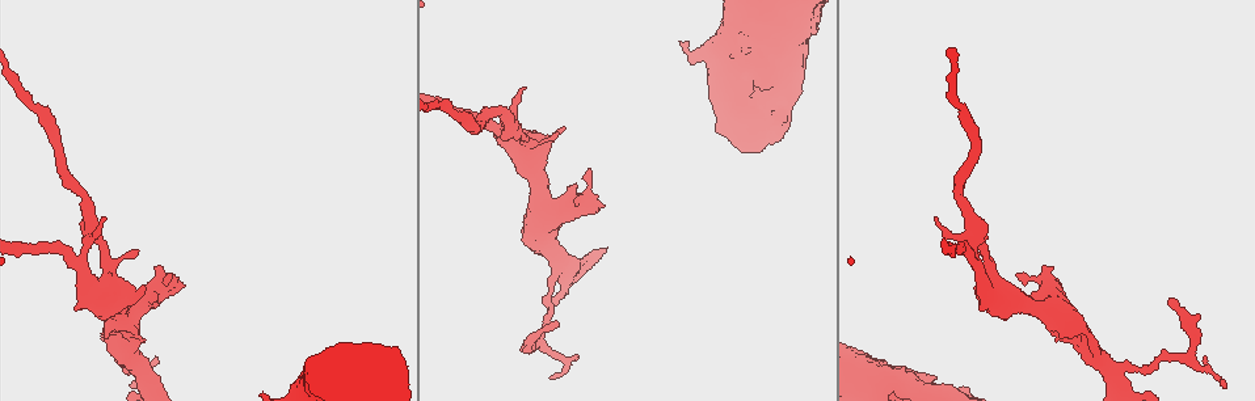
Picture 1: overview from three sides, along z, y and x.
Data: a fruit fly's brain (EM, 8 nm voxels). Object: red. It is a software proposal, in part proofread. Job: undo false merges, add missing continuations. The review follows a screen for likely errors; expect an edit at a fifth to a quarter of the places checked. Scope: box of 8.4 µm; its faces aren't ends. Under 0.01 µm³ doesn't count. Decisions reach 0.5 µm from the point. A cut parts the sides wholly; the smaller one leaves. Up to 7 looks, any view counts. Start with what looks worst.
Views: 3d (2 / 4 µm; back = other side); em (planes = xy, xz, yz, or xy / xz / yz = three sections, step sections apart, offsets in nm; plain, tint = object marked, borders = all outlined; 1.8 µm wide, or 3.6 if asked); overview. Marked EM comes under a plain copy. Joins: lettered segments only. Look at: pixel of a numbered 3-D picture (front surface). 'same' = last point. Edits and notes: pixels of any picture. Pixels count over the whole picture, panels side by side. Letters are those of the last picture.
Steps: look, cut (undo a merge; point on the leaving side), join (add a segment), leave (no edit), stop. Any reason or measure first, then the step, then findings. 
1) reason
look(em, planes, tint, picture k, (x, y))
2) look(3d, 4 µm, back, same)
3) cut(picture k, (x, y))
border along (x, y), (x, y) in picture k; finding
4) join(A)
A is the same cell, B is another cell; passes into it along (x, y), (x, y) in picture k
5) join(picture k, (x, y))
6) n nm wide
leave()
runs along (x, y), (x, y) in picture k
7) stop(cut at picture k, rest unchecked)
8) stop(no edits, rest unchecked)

tapers out
look(3d, 4 µm, picture 1, (1175, 302))

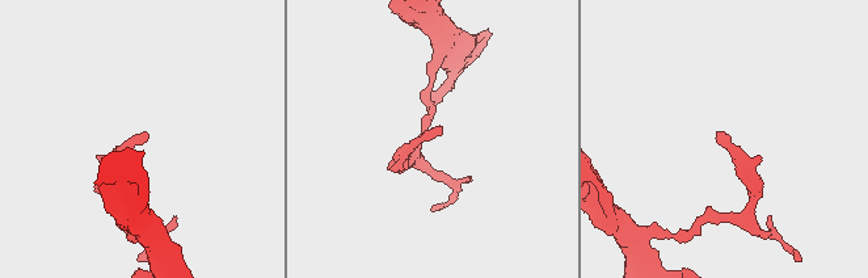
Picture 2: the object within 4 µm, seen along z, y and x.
look(em, yz, step 4, borders, picture 2, (724, 136))

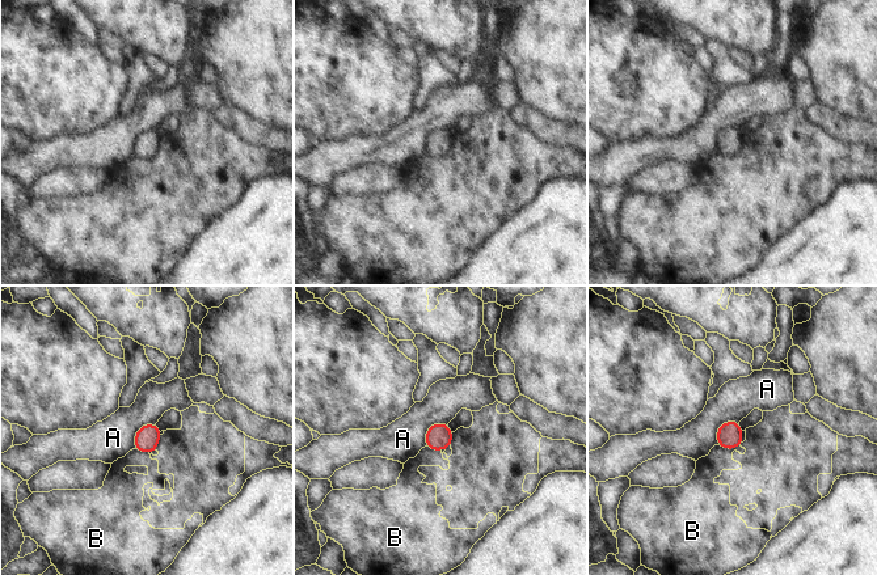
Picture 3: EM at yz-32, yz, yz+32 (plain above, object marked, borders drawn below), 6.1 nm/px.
150 nm wide
leave()
A and B are other cells; border along (447, 423), (433, 423), (425, 445) in picture 3; none of them fits

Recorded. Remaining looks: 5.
an open end
look(em, xy, step 16, borders, picture 1, (1017, 273))

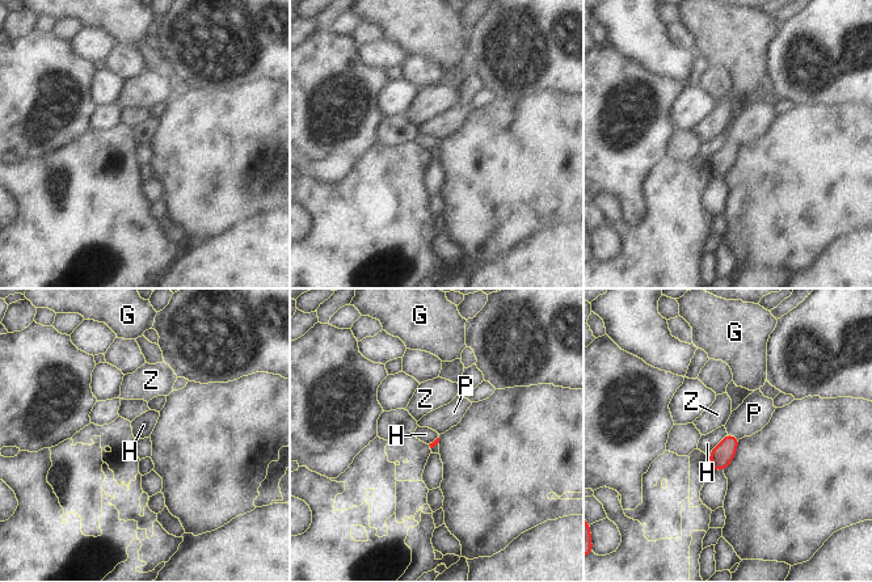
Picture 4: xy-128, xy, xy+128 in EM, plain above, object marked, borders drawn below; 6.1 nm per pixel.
leave()
G, H, P and Z are other cells; border along (727, 433), (708, 455) in picture 4; no lettered segment goes on from it

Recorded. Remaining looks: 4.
free end
look(em, yz, step 16, borders, picture 1, (130, 384))

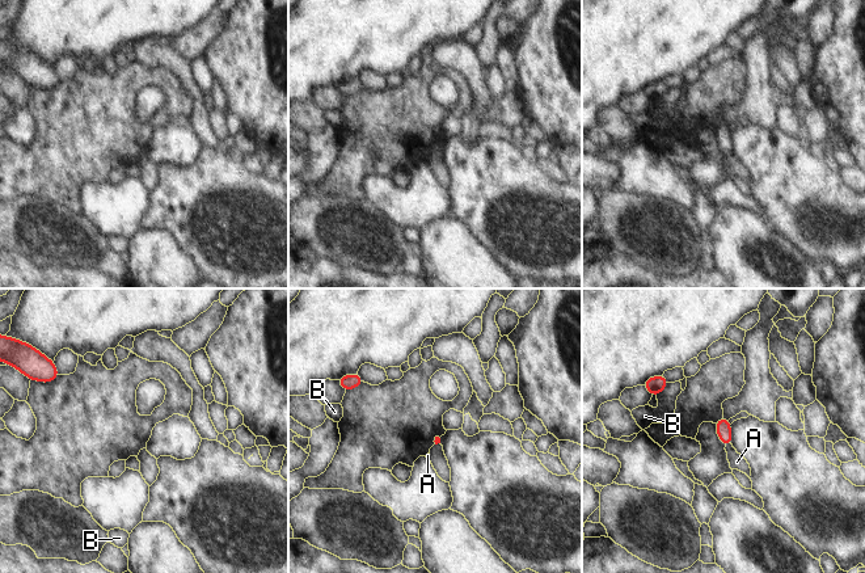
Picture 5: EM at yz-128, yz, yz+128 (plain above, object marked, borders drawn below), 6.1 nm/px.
cut it another way
look(em, planes, borders, same)

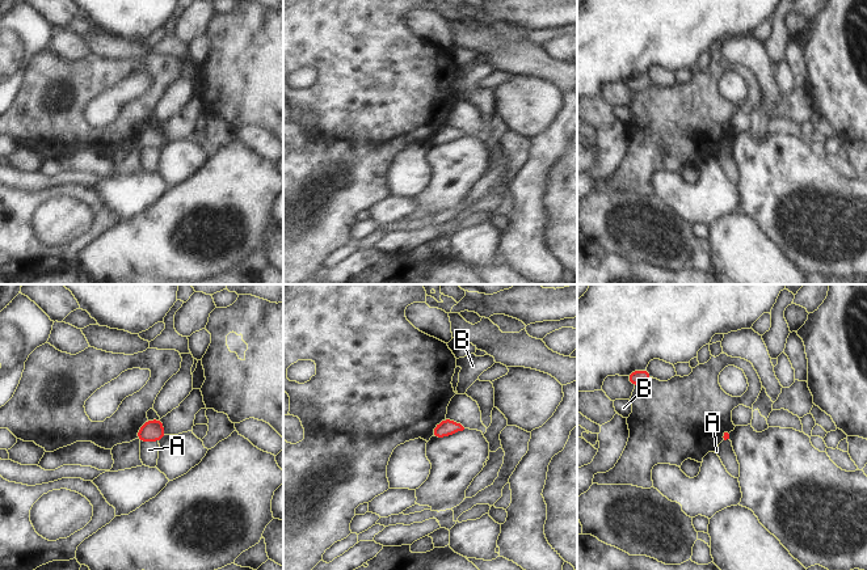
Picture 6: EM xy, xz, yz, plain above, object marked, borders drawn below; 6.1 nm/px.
leave()
A and B are other cells; border along (141, 440), (158, 442) in picture 6; none of them fits

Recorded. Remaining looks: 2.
stop(no edits, rest unchecked)

